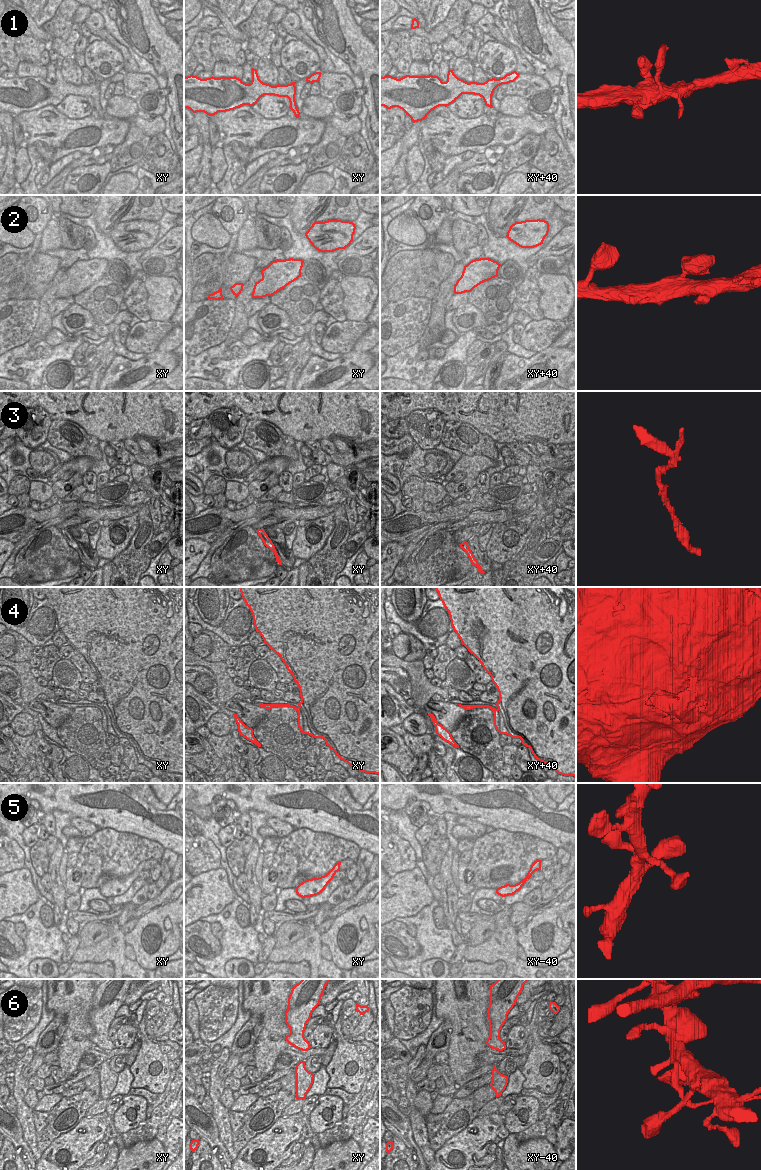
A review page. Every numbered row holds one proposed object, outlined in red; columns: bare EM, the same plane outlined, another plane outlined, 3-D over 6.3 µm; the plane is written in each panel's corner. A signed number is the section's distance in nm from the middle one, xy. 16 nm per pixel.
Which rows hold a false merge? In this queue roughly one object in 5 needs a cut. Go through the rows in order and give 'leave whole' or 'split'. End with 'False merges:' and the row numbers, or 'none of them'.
1: leave whole
2: leave whole
3: leave whole
4: split
5: leave whole
6: leave whole
False merges: 4

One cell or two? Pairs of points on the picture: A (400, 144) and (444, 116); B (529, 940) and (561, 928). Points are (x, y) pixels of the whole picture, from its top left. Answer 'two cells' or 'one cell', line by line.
A: two cells
B: one cell

